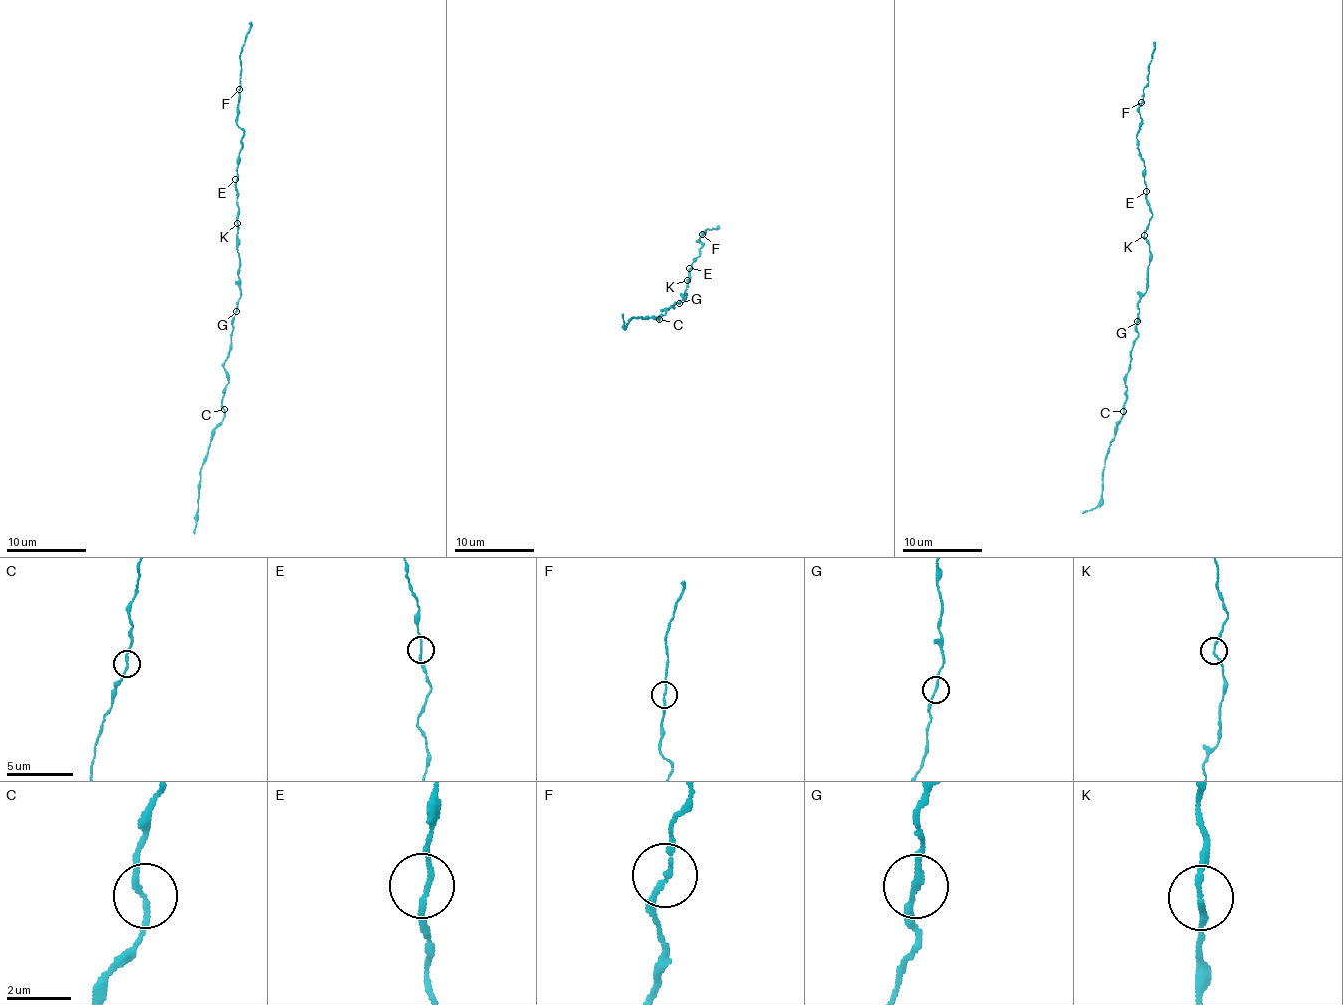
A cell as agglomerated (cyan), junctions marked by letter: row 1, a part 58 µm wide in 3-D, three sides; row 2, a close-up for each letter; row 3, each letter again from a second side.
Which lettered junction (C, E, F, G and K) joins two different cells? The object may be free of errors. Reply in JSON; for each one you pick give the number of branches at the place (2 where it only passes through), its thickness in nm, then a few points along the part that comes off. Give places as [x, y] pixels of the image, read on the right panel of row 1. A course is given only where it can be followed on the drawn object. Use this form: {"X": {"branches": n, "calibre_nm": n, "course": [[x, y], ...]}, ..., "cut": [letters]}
{"cut": []}

